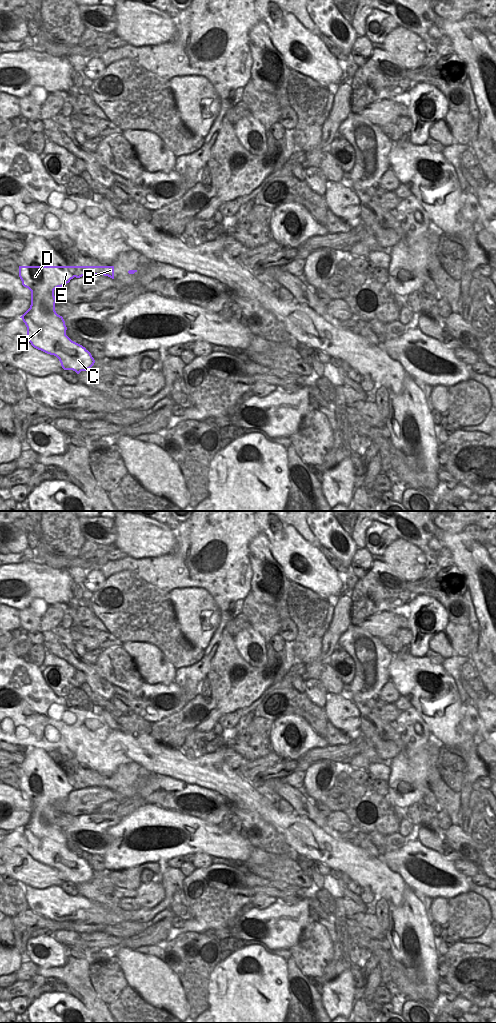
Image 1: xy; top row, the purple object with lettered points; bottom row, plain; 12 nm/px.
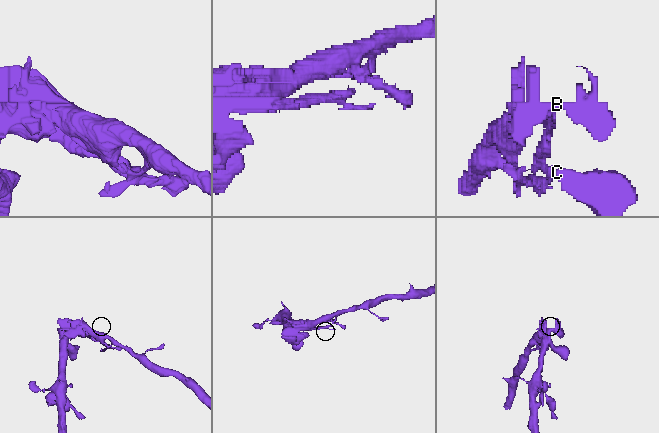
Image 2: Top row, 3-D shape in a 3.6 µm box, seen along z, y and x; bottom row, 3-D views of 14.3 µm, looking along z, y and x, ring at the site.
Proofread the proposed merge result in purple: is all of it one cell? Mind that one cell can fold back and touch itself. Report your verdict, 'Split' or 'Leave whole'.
Split.

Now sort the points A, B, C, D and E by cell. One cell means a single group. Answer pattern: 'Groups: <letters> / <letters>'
Groups: A C D E / B.

